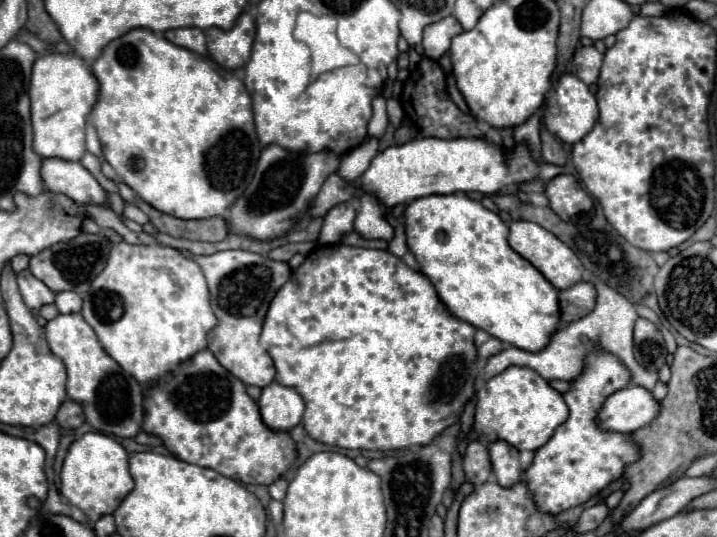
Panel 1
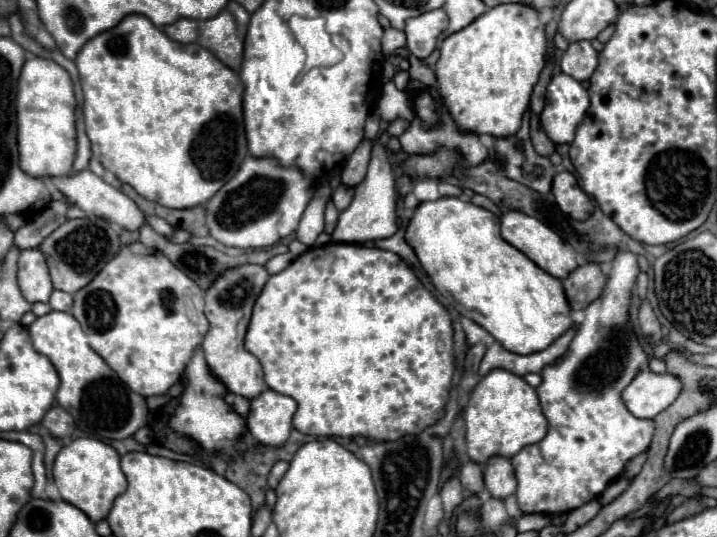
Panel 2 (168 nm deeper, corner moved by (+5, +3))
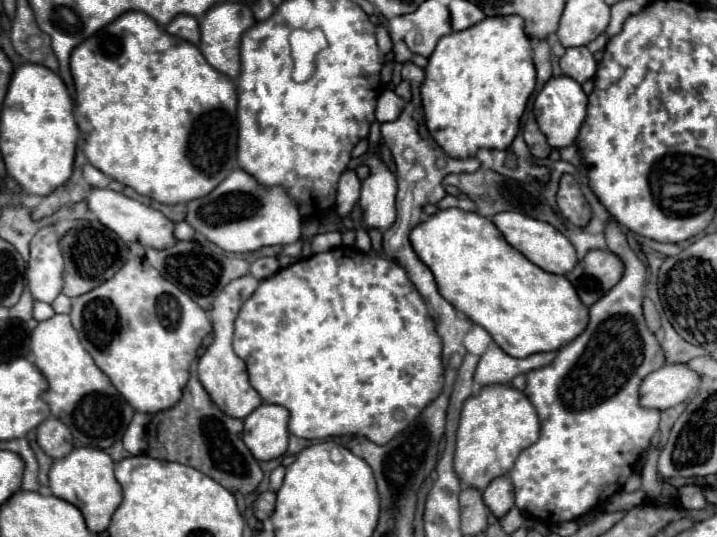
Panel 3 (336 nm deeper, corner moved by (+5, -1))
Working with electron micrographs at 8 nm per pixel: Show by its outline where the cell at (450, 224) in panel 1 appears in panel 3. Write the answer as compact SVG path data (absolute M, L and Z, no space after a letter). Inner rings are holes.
M438 210L410 232L410 242L432 270L442 298L482 326L514 358L558 350L586 328L588 310L578 302L574 286L564 276L534 266L502 238L492 220L478 212Z

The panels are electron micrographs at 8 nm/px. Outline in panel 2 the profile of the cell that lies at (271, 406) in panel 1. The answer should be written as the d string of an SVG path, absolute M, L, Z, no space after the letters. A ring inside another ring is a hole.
M266 390L250 404L250 414L246 418L248 434L262 446L278 448L290 436L294 412L296 402L290 396Z

